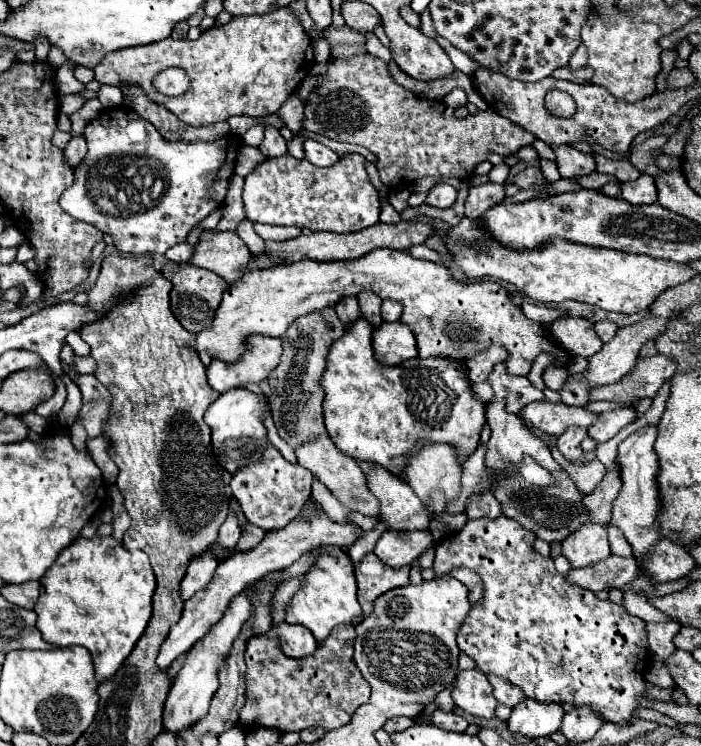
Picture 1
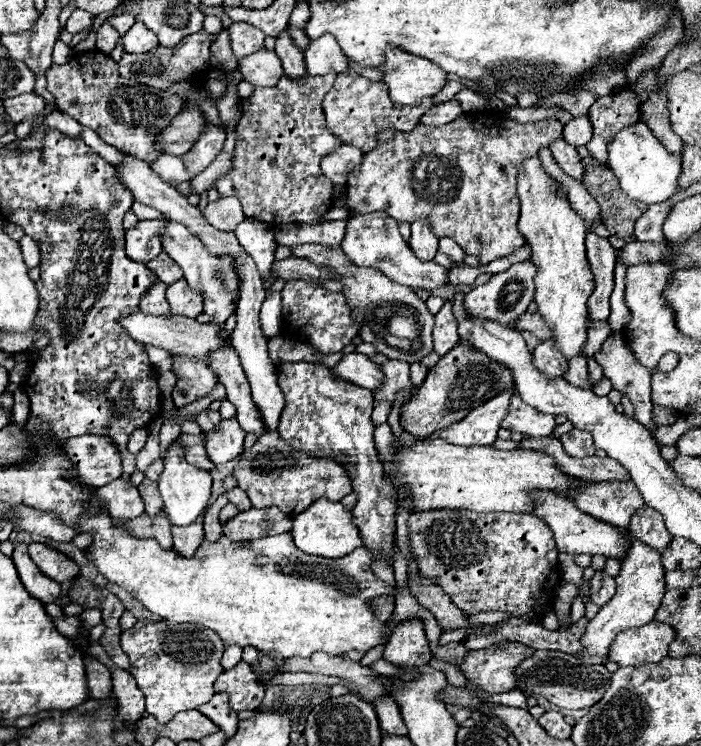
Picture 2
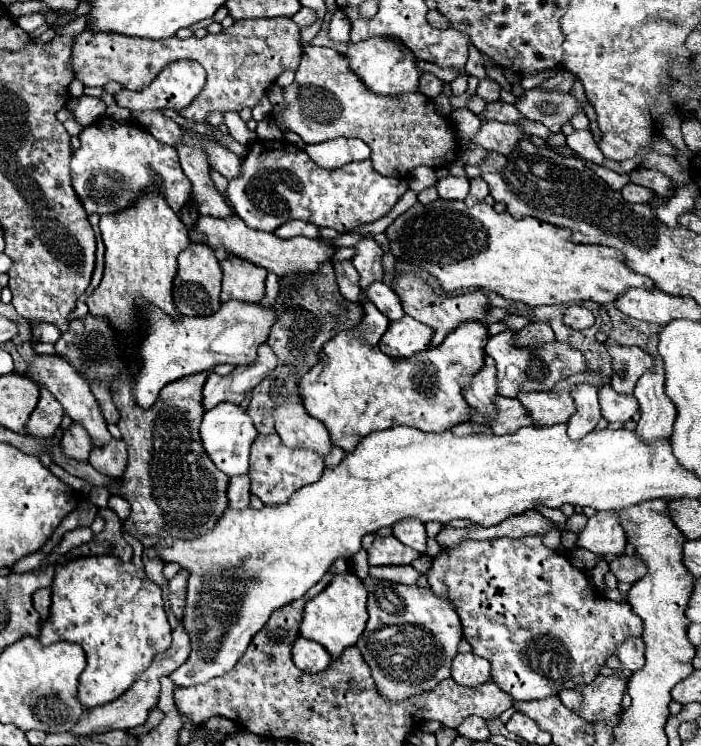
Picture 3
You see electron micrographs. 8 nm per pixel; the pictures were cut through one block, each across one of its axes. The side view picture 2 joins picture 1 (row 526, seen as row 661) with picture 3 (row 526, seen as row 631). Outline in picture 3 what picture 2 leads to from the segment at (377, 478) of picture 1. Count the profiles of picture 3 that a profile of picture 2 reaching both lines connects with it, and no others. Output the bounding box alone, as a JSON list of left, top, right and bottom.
[392,518,426,554]

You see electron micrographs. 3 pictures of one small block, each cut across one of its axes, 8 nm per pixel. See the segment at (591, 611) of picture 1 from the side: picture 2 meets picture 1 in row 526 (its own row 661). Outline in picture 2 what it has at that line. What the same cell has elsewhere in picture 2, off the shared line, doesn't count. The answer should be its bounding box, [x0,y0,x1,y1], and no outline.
[460,642,534,696]

